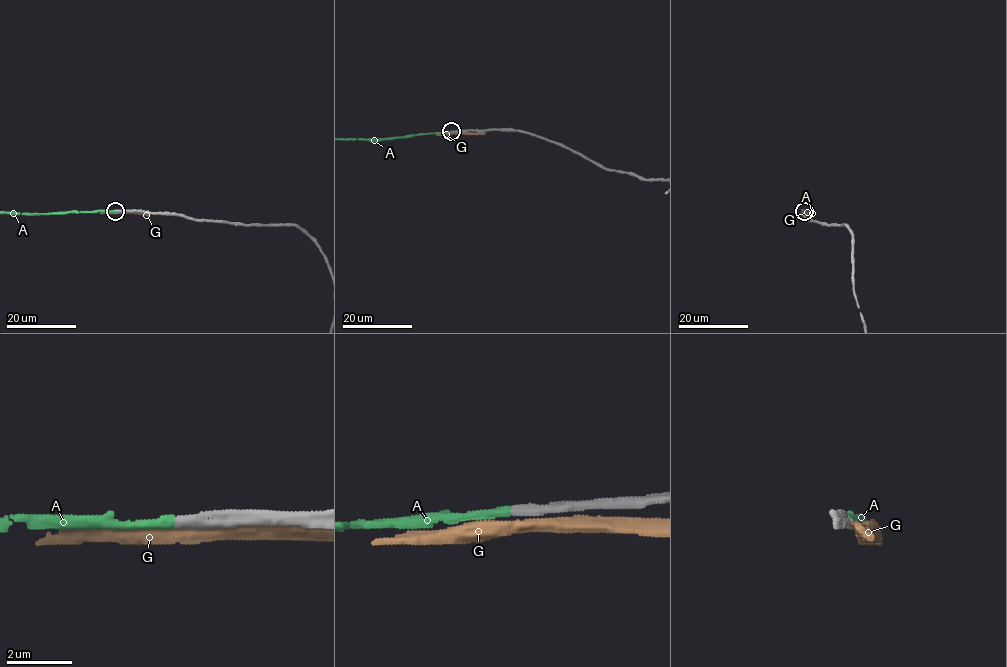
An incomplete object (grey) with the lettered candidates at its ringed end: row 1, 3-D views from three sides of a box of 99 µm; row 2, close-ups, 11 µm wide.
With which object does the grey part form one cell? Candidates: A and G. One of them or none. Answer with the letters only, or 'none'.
A

